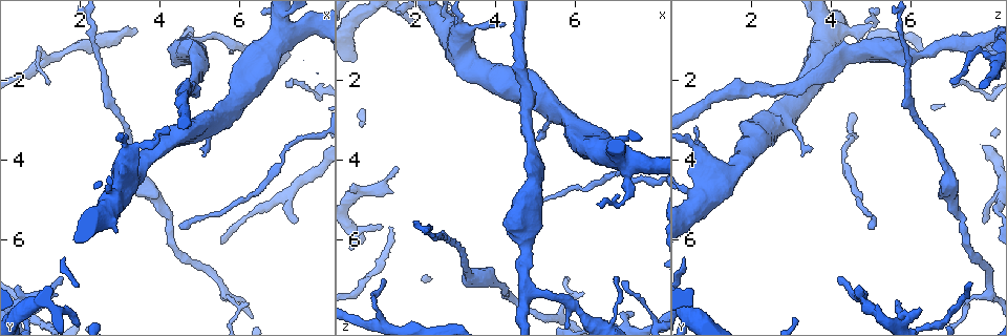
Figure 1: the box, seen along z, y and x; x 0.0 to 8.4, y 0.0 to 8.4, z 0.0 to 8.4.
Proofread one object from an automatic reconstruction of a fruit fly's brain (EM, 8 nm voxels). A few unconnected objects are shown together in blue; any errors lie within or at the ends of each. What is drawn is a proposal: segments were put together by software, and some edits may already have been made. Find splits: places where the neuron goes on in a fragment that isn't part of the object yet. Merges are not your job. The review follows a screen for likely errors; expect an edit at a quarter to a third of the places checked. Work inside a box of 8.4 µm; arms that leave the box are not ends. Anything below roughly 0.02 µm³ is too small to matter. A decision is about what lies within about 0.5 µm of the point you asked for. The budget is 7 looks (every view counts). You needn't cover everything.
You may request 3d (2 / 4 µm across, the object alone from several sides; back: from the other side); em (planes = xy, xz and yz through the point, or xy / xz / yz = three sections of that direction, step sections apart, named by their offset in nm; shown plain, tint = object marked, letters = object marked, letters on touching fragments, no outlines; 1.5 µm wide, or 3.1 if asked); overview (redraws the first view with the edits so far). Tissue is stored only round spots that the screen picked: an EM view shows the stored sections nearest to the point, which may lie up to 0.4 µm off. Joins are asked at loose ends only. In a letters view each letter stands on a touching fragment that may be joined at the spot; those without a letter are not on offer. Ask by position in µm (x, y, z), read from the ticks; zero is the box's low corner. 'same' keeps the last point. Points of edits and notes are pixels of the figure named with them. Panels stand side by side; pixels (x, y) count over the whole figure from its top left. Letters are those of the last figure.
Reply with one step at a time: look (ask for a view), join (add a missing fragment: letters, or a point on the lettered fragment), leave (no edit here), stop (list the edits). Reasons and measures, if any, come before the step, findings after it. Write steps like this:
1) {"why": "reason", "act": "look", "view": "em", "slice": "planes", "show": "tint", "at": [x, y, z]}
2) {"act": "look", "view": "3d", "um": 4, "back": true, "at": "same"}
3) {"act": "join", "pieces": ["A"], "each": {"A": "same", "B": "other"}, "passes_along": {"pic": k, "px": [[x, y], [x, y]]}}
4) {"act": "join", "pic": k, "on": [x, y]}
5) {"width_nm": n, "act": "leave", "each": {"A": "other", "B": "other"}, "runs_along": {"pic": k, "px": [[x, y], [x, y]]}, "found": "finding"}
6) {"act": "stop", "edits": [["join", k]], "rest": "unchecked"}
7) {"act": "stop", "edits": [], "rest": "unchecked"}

{"why": "an open end", "act": "look", "view": "3d", "um": 2, "at": [7.05, 1.20, 6.90]}

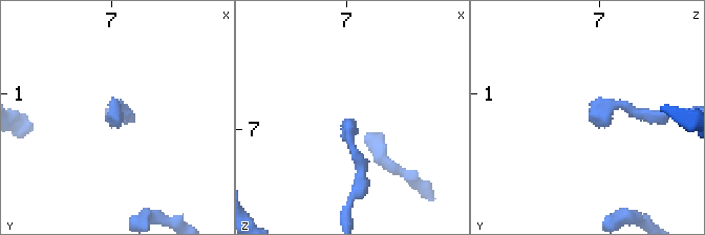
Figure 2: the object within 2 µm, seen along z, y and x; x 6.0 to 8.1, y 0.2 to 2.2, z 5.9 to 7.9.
{"why": "now the EM", "act": "look", "view": "em", "slice": "xz", "step": 4, "show": "letters", "at": [7.08, 1.22, 6.94]}

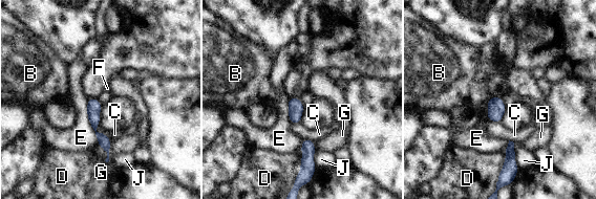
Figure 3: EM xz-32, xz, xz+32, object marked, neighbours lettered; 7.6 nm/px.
{"act": "leave", "each": {"B": "other", "C": "other", "D": "other", "E": "other", "F": "other", "G": "other", "J": "other"}, "border": {"pic": 3, "px": [[501, 97], [506, 108]]}, "found": "none of them fits"}

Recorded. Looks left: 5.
{"why": "free end", "act": "look", "view": "3d", "um": 4, "at": [5.10, 3.95, 3.25]}

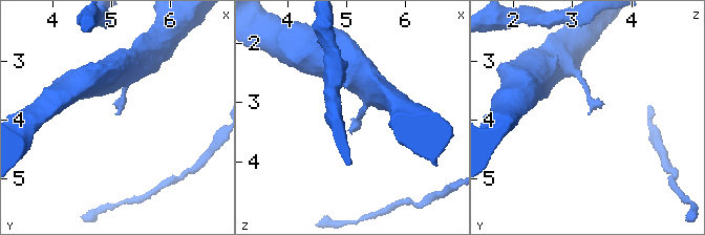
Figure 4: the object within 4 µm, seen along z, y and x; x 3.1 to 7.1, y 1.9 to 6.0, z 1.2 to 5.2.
{"why": "now the EM", "act": "look", "view": "em", "slice": "planes", "show": "plain", "at": [5.10, 3.90, 3.30]}

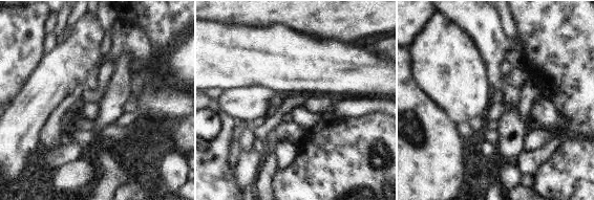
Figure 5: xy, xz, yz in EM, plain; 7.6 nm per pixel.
{"why": "what lies round it", "act": "look", "view": "em", "slice": "planes", "show": "letters", "at": "same"}

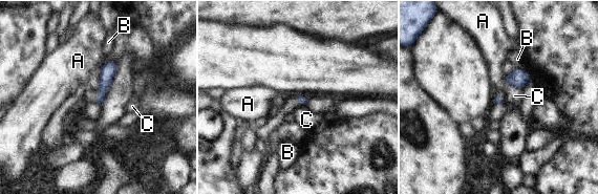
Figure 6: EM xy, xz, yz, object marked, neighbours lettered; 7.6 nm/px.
{"act": "leave", "each": {"A": "other", "B": "other", "C": "other"}, "border": {"pic": 6, "px": [[506, 85], [522, 89]]}, "found": "no lettered fragment goes on from it"}

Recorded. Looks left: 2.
{"why": "thin end", "act": "look", "view": "em", "slice": "planes", "show": "tint", "at": [1.25, 2.05, 7.00]}

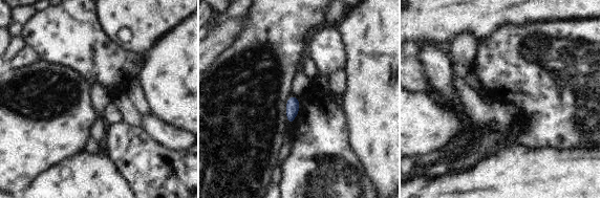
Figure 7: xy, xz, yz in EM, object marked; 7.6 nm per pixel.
{"why": "what lies round it", "act": "look", "view": "em", "slice": "planes", "show": "letters", "at": "same"}

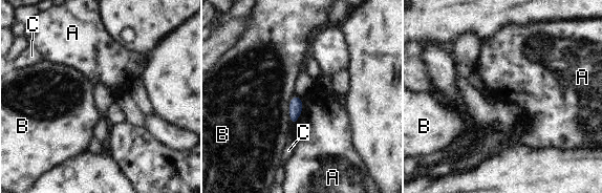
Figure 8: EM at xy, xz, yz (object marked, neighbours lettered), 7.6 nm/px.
{"act": "leave", "each": {"A": "other", "B": "other", "C": "other"}, "border": {"pic": 8, "px": [[300, 98], [303, 110]]}, "found": "none of them fits"}

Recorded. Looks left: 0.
{"act": "stop", "edits": [], "rest": "unchecked"}

